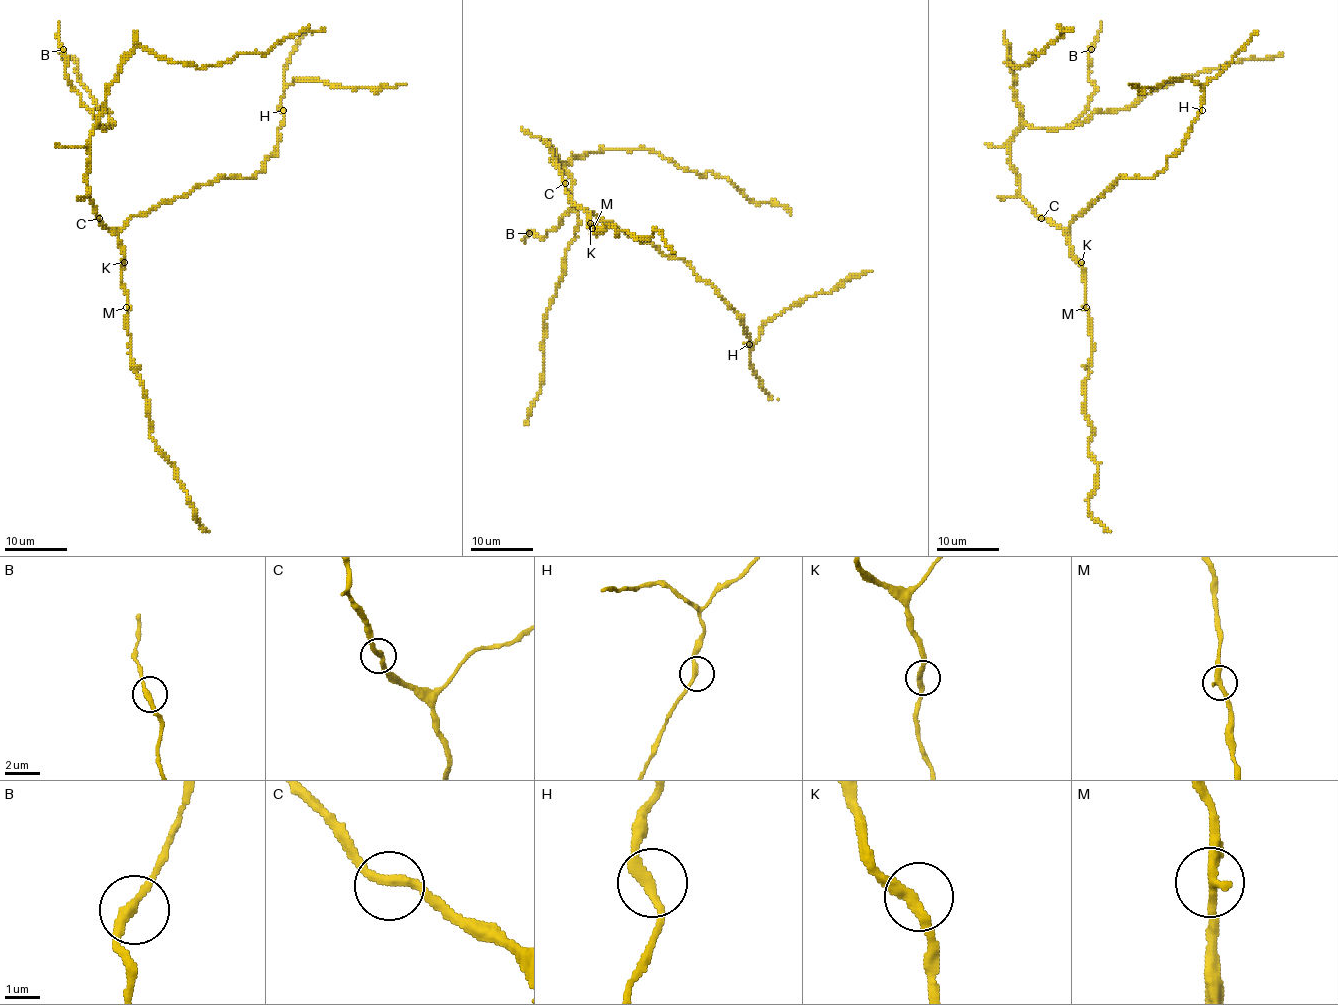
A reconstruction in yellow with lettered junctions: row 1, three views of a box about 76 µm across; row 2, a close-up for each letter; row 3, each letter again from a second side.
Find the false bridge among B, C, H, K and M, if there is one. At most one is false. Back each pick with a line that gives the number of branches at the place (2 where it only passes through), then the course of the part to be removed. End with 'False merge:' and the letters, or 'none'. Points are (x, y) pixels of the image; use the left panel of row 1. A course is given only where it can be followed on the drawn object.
False merge: none

